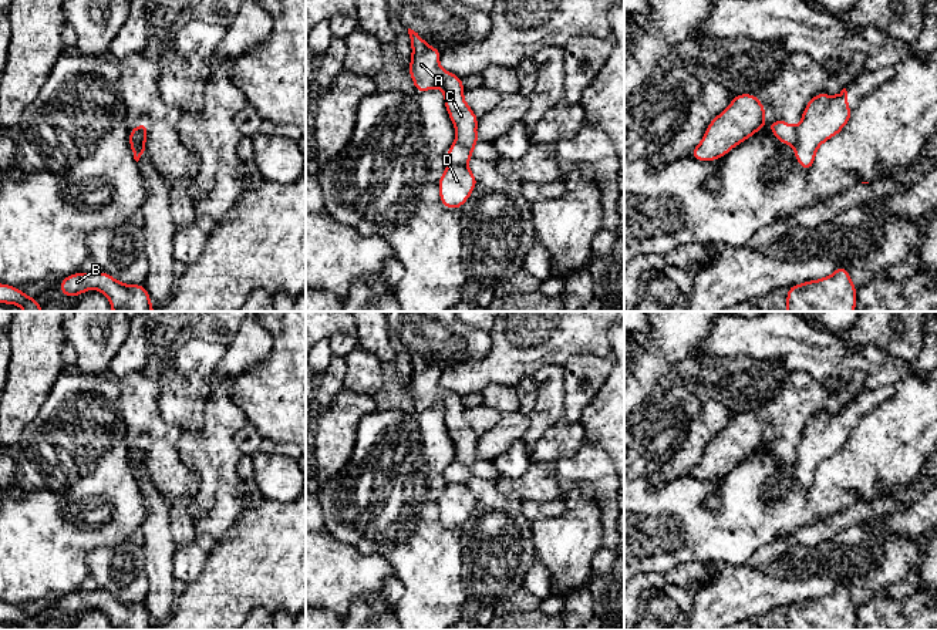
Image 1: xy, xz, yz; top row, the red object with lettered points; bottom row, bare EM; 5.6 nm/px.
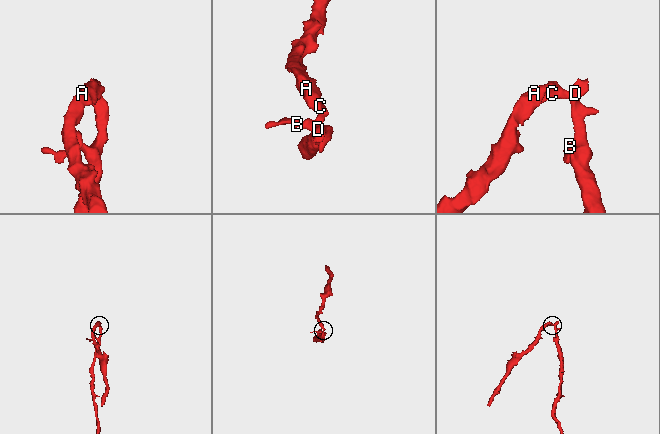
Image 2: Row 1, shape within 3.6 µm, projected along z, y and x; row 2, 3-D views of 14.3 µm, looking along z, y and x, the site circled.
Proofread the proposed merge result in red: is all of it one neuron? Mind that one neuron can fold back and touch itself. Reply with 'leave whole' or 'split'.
split

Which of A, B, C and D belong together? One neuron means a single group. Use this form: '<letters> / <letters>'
A C / B D

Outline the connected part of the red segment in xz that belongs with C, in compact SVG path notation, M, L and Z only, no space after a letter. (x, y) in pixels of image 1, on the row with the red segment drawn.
M408 28L412 55L408 73L412 77L415 91L425 92L439 87L444 92L445 107L454 122L456 137L446 152L448 164L466 165L472 159L472 149L479 142L476 135L478 119L464 100L462 78L445 71L439 65L441 50L428 46L424 38Z

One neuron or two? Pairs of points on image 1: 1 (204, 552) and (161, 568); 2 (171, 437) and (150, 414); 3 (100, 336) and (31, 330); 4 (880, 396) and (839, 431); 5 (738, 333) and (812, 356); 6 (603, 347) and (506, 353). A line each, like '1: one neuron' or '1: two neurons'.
1: two neurons
2: one neuron
3: two neurons
4: one neuron
5: one neuron
6: one neuron

